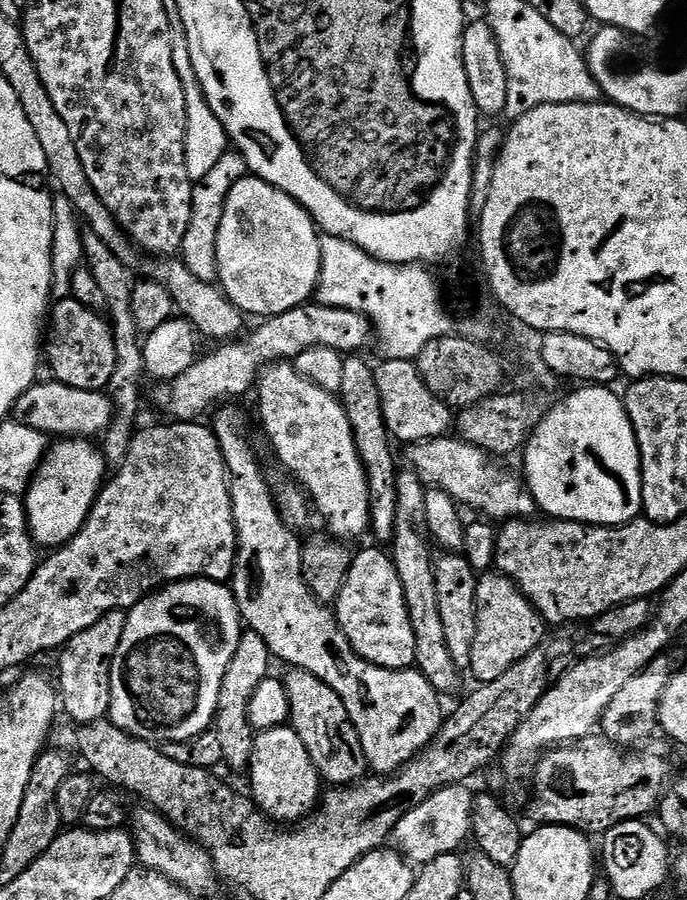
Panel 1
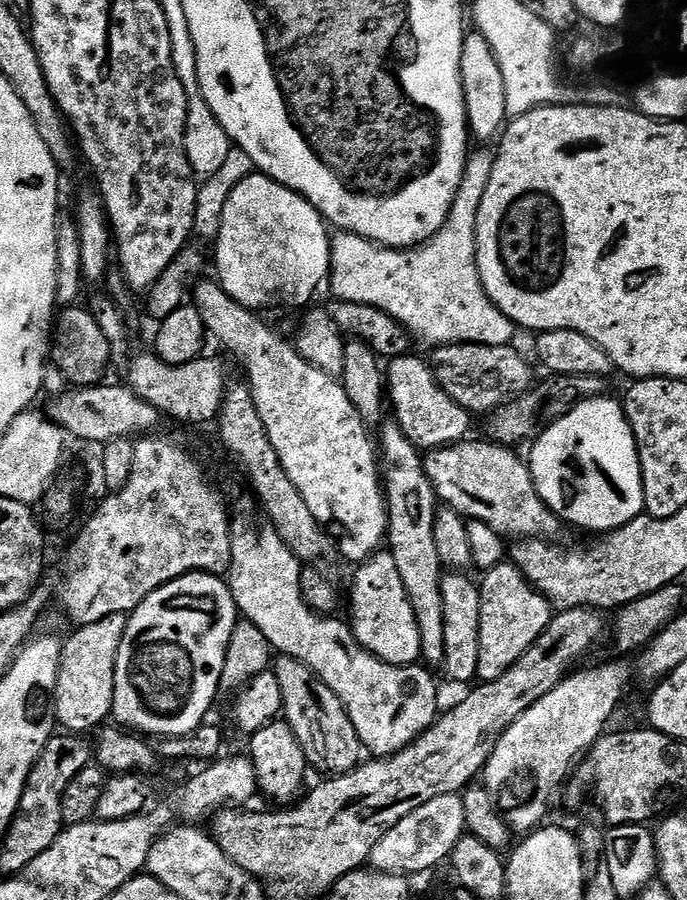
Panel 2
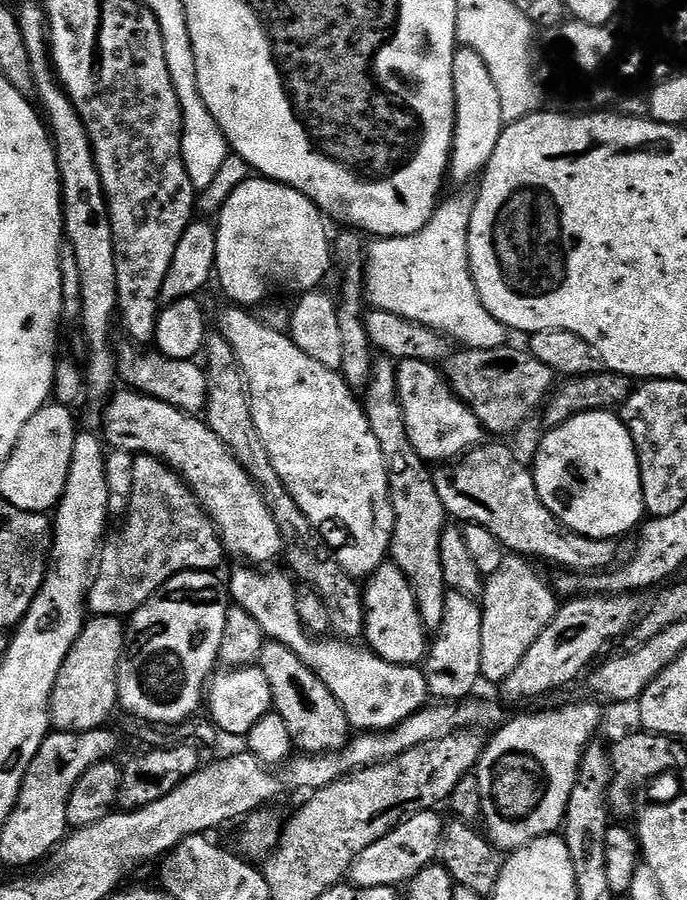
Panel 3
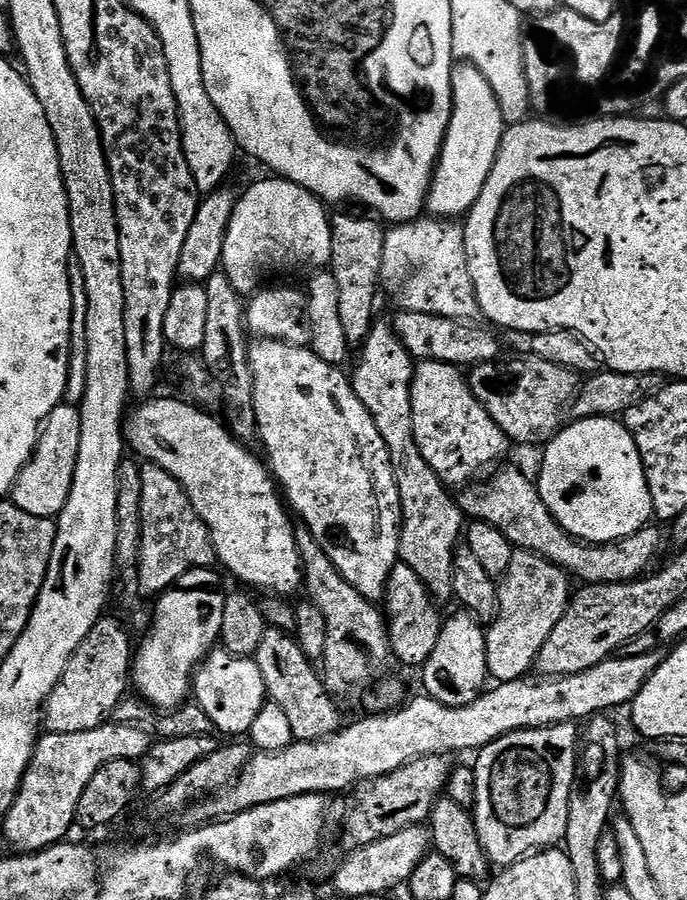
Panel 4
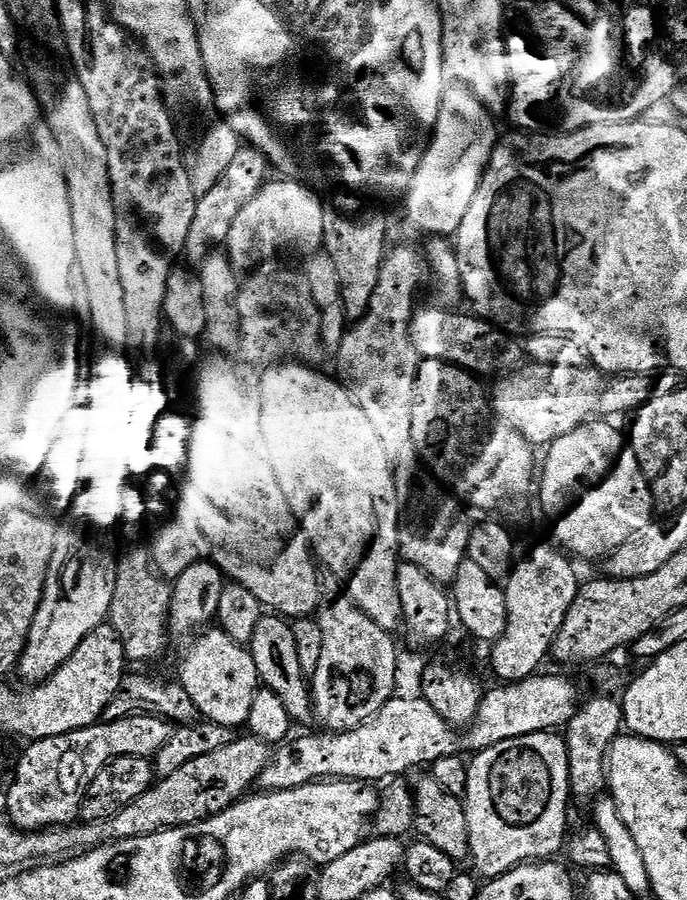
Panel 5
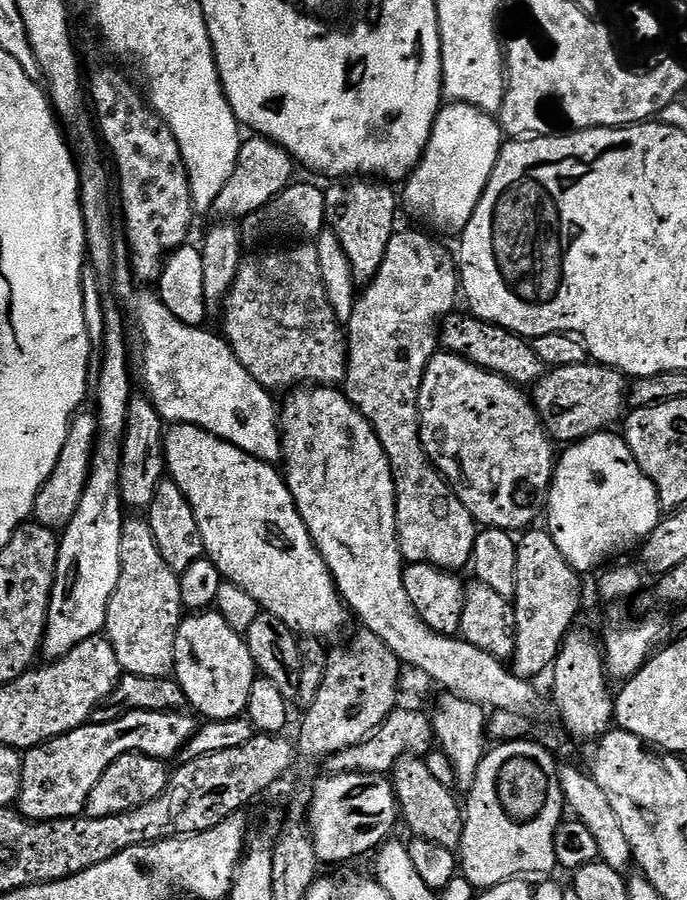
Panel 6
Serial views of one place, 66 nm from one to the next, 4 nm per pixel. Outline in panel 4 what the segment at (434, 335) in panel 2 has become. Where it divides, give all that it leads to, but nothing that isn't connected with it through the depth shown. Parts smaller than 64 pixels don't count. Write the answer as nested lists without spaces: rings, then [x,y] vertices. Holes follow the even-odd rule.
[[[421,218],[413,220],[411,224],[398,224],[389,227],[384,233],[380,279],[383,291],[385,293],[388,291],[400,303],[399,307],[405,312],[432,314],[465,322],[475,321],[481,313],[466,258],[464,227],[457,221],[448,218]]]

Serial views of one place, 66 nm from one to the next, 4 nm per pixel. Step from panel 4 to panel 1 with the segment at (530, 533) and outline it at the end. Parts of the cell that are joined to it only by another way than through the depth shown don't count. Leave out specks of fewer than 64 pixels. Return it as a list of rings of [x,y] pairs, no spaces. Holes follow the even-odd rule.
[[[449,434],[447,436],[439,436],[438,438],[434,438],[433,440],[419,440],[416,444],[407,445],[406,451],[408,451],[407,467],[411,469],[411,471],[418,474],[418,478],[420,479],[420,481],[428,488],[440,488],[442,491],[445,491],[446,494],[450,496],[450,498],[456,501],[457,505],[459,505],[461,509],[467,510],[467,508],[469,508],[470,511],[476,512],[472,514],[479,514],[481,517],[487,518],[492,522],[505,522],[508,520],[518,520],[521,518],[532,518],[537,515],[538,509],[536,506],[536,500],[532,497],[531,492],[529,492],[526,487],[525,481],[521,479],[519,475],[516,475],[517,477],[511,476],[511,474],[508,473],[506,469],[499,468],[499,466],[496,465],[499,463],[497,463],[497,461],[493,459],[493,457],[489,456],[487,452],[483,452],[482,450],[478,450],[474,446],[470,446],[466,441],[457,438],[455,435]]]

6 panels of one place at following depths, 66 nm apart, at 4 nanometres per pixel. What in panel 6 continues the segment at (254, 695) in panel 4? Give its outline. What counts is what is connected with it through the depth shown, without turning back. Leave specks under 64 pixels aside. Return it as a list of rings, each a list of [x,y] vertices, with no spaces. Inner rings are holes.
[[[196,610],[180,621],[174,642],[174,678],[182,686],[189,705],[205,721],[233,720],[248,711],[250,686],[258,678],[247,639],[226,626],[226,618],[215,610]]]

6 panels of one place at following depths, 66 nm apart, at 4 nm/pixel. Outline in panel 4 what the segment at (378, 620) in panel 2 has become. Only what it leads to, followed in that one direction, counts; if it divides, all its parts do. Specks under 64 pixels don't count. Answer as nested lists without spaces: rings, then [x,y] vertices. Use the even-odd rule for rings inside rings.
[[[397,562],[390,570],[388,590],[384,593],[382,608],[386,613],[391,655],[395,659],[397,656],[402,663],[419,669],[426,662],[426,658],[430,658],[434,646],[438,643],[442,615],[440,616],[441,609],[426,590],[422,578],[418,578],[418,574],[414,574],[414,570],[410,570],[410,566],[403,562]]]

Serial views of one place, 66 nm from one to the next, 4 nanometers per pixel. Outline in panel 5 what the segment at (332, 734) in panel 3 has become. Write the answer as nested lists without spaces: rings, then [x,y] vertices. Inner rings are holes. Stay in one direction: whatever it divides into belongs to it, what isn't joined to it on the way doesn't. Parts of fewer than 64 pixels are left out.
[[[266,614],[254,629],[254,638],[250,645],[254,666],[260,675],[260,683],[274,694],[286,706],[286,714],[297,724],[313,719],[312,690],[309,677],[304,675],[298,662],[298,645],[294,642],[294,630],[291,623],[279,614]]]

